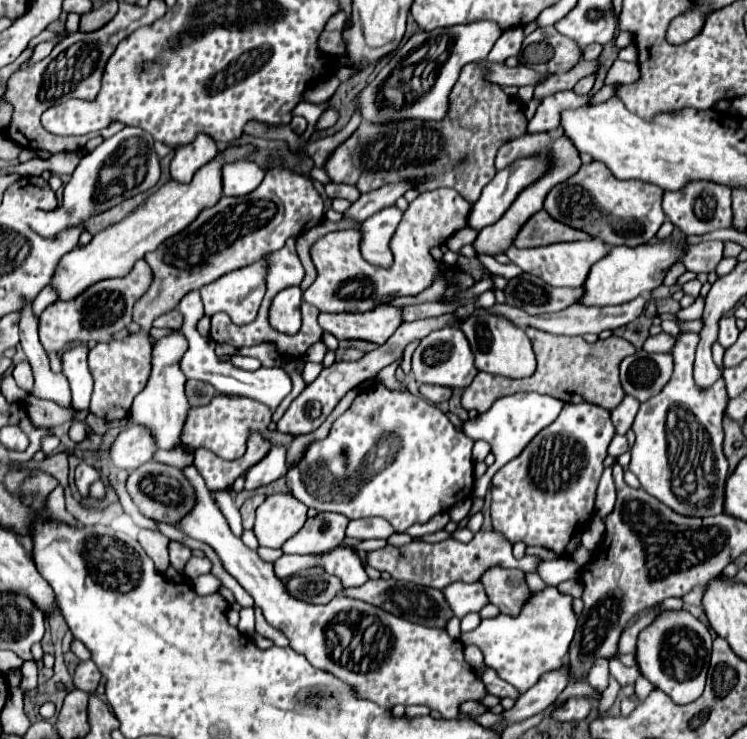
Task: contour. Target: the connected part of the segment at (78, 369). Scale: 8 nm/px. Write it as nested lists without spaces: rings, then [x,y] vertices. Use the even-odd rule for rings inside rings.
[[[72,346],[64,352],[62,374],[68,378],[72,388],[72,404],[76,410],[88,410],[92,396],[92,374],[86,366],[88,346]]]

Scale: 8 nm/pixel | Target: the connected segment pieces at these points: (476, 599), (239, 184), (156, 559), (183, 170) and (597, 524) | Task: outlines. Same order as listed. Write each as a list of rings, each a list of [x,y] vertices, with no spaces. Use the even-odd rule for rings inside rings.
[[[452,582],[446,588],[442,588],[442,594],[448,602],[448,606],[454,610],[454,616],[464,618],[470,612],[480,612],[482,606],[488,604],[486,592],[480,582]]]
[[[234,162],[224,168],[224,196],[246,196],[254,192],[264,178],[256,162]]]
[[[140,530],[138,542],[144,548],[144,552],[152,558],[152,562],[156,564],[156,570],[164,572],[170,564],[170,560],[168,560],[168,542],[170,540],[158,530]]]
[[[198,132],[194,142],[174,148],[174,158],[170,164],[170,174],[178,182],[190,182],[194,172],[208,164],[218,154],[216,142],[204,132]]]
[[[594,516],[590,526],[586,528],[586,534],[582,534],[582,546],[588,550],[594,550],[604,538],[604,520],[600,516]]]

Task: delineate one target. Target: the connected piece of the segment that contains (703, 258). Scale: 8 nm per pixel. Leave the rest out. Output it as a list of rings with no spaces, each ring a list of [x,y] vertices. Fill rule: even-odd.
[[[720,240],[688,244],[680,262],[686,266],[686,270],[696,272],[696,274],[714,272],[718,262],[722,260],[722,248],[724,248],[724,244]]]

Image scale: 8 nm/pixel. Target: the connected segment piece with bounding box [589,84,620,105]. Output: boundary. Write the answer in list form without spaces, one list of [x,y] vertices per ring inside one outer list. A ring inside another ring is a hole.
[[[612,84],[610,86],[604,85],[602,89],[600,89],[597,93],[593,95],[591,101],[589,102],[589,105],[599,104],[601,102],[608,100],[615,94],[616,88],[619,85],[620,84]]]

